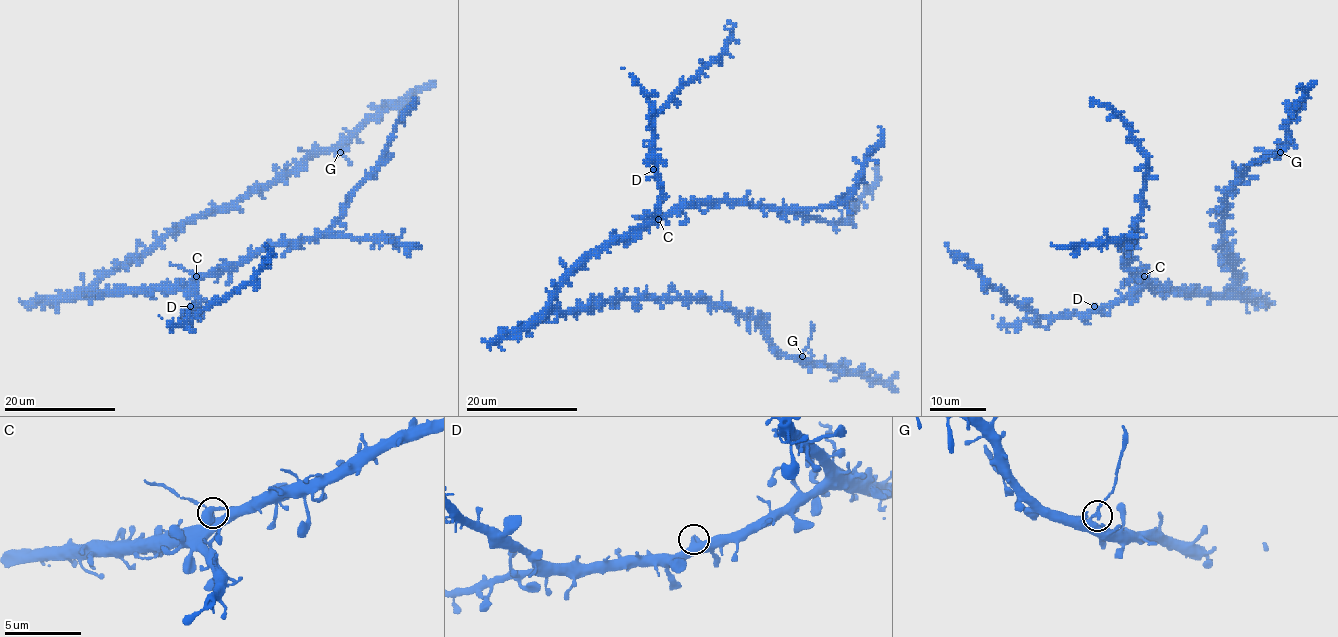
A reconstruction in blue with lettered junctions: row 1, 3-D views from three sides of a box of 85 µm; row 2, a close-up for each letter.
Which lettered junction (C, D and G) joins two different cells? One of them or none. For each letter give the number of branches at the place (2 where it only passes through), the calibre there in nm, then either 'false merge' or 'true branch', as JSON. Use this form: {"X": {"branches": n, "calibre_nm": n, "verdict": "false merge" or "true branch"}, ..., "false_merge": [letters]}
{"C": {"branches": 2, "calibre_nm": 280, "verdict": "true branch"}, "D": {"branches": 2, "calibre_nm": 240, "verdict": "true branch"}, "G": {"branches": 2, "calibre_nm": 220, "verdict": "false merge"}, "false_merge": ["G"]}

